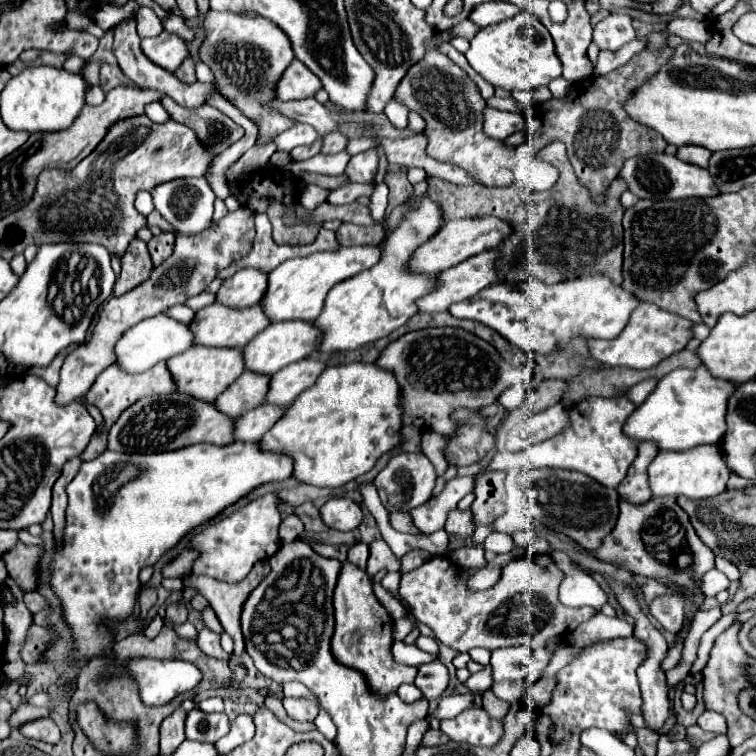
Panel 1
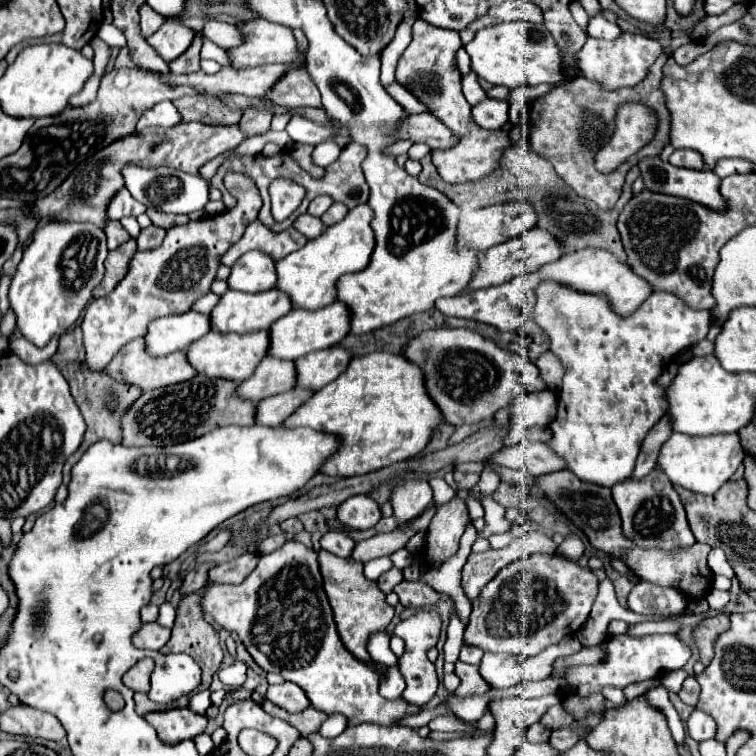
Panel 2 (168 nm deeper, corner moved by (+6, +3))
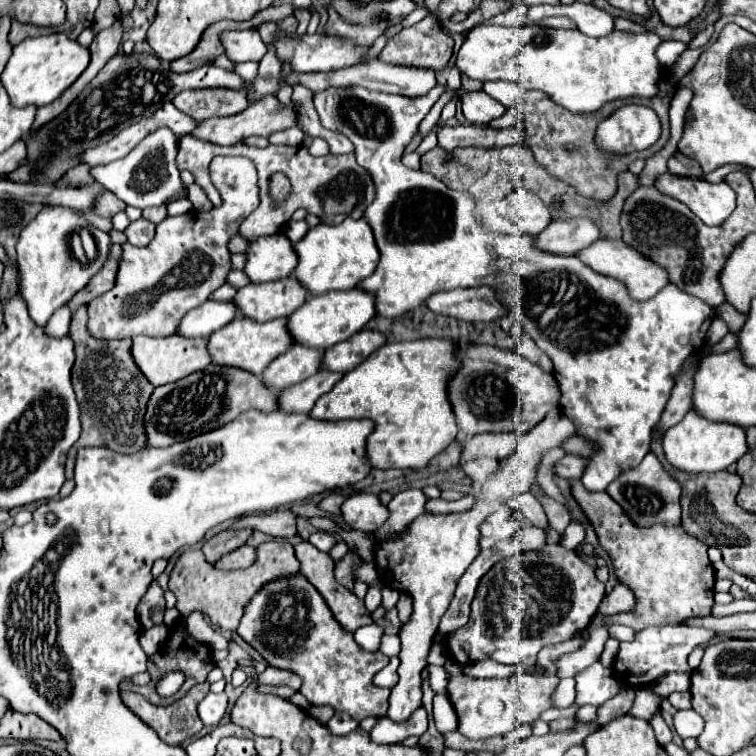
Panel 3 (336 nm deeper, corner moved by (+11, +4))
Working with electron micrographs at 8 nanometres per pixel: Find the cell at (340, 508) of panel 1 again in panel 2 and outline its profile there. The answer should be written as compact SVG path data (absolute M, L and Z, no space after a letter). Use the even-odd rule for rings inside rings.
M364 494L350 496L338 506L338 520L356 530L374 528L380 518L382 518L380 506L370 496Z

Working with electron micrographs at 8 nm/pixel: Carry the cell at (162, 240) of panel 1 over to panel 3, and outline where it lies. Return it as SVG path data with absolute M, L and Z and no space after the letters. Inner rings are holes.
M137 219L133 221L127 229L125 229L125 235L127 235L127 241L135 247L145 247L151 243L151 239L155 237L155 225L147 219Z

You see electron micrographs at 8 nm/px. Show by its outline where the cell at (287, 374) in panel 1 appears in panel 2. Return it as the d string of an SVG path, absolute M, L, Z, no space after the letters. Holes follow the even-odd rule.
M334 346L302 356L296 360L298 386L320 390L322 386L336 380L346 370L350 360L352 360L352 352L342 346Z

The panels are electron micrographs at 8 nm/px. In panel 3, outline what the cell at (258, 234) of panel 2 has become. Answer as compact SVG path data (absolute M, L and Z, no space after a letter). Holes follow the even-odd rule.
M237 233L237 235L233 235L231 241L229 241L229 251L231 251L231 253L245 253L245 249L249 247L249 243L251 243L251 241L249 241L247 237L243 237L243 235Z

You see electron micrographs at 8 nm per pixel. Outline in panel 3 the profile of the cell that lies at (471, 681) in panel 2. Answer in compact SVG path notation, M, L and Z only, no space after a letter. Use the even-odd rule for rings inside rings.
M447 657L445 671L449 673L447 695L457 713L457 731L469 739L485 739L503 735L517 725L533 723L545 709L551 707L551 693L555 691L559 679L553 675L533 677L529 673L515 673L505 679L473 679L463 673L463 665L453 657Z

